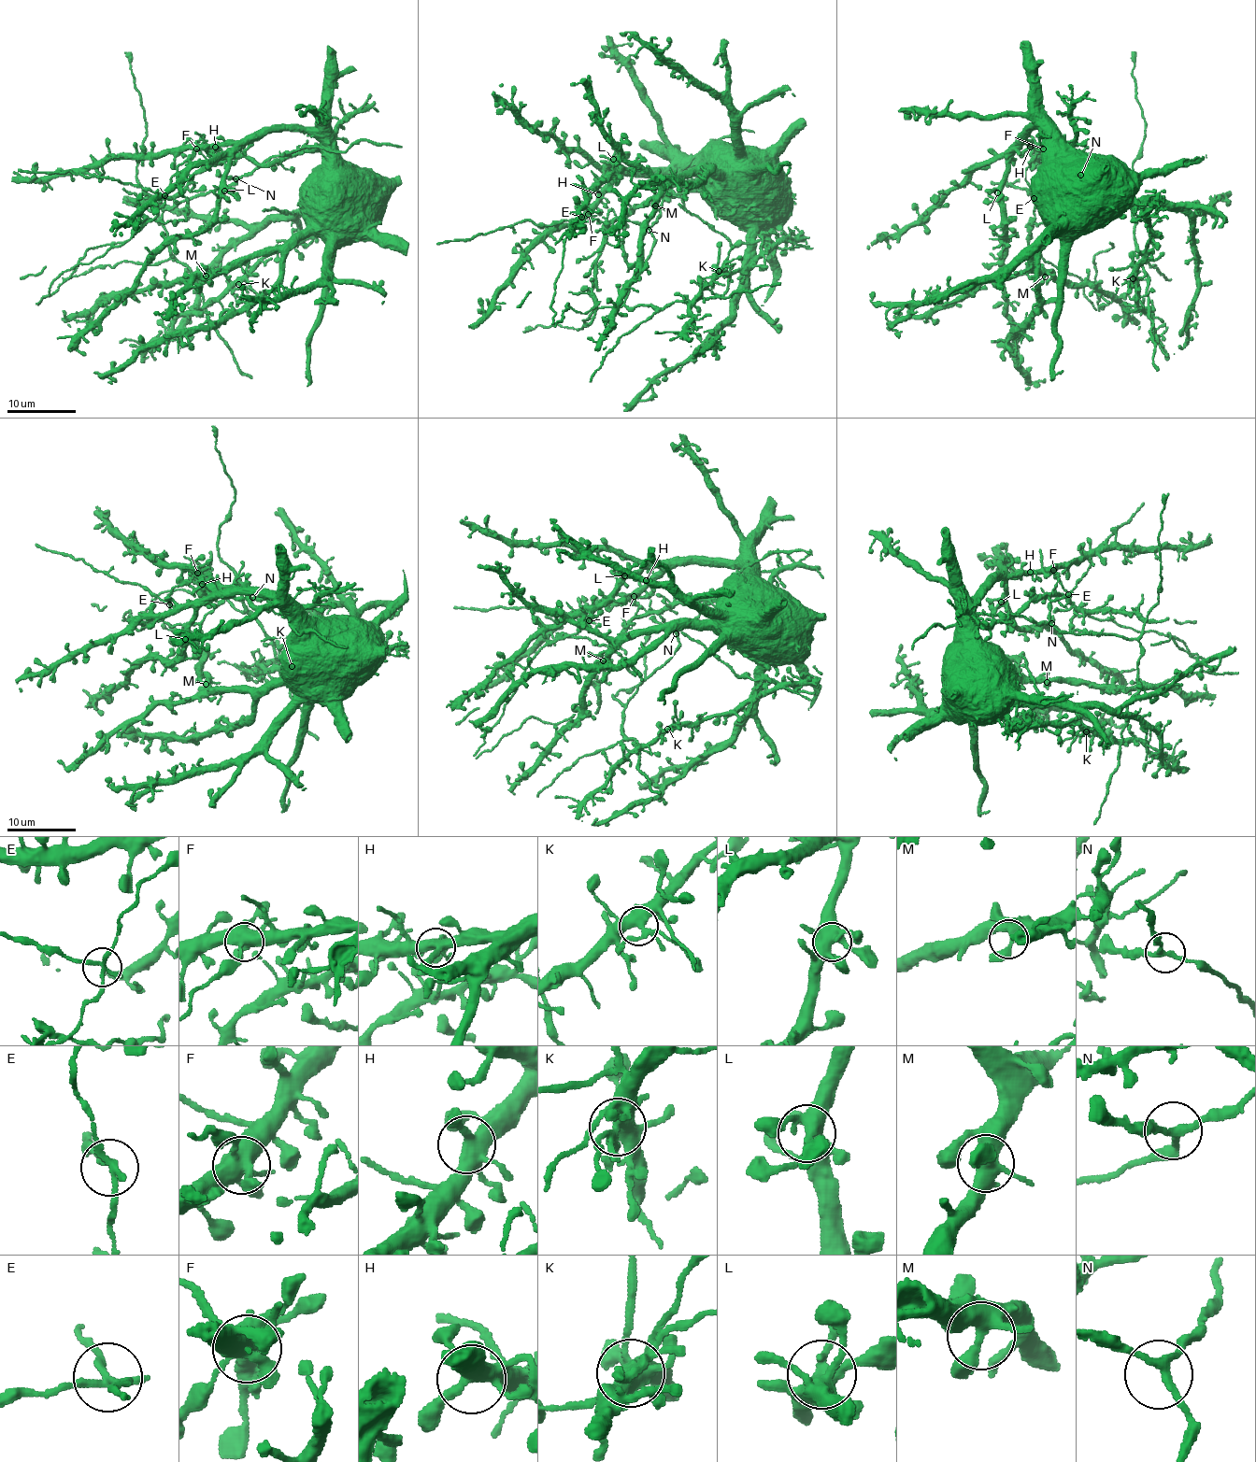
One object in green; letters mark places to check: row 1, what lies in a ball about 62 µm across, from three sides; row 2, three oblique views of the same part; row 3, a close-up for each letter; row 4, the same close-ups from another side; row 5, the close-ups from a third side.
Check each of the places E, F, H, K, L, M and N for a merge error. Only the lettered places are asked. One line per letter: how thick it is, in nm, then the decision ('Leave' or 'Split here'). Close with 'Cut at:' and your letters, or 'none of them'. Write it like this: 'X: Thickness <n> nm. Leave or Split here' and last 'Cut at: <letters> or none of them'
E: Thickness 200 nm. Split here
F: Thickness 500 nm. Split here
H: Thickness 420 nm. Leave
K: Thickness 440 nm. Leave
L: Thickness 500 nm. Leave
M: Thickness 400 nm. Leave
N: Thickness 220 nm. Leave
Cut at: E, F

